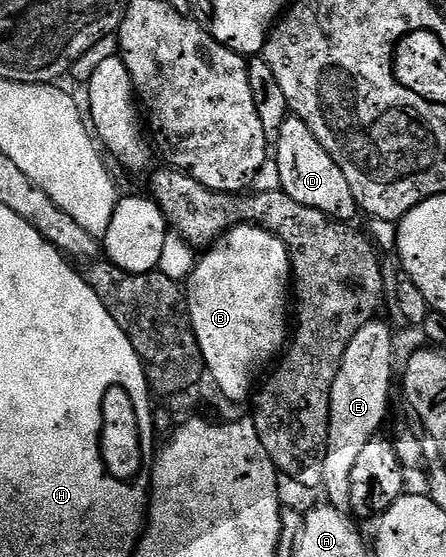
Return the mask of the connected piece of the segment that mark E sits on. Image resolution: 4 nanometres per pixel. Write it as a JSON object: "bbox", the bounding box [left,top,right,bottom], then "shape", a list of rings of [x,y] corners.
{"bbox":[321,318,394,514],"shape":[[[377,318],[364,324],[364,327],[360,328],[360,331],[353,336],[348,348],[345,349],[344,360],[341,361],[340,370],[336,374],[336,380],[333,381],[332,392],[330,393],[328,448],[325,450],[324,480],[321,487],[323,492],[326,492],[327,503],[345,514],[351,511],[352,469],[365,445],[377,437],[381,431],[379,428],[388,412],[392,388],[394,338],[389,326],[382,321],[383,319]]]}

